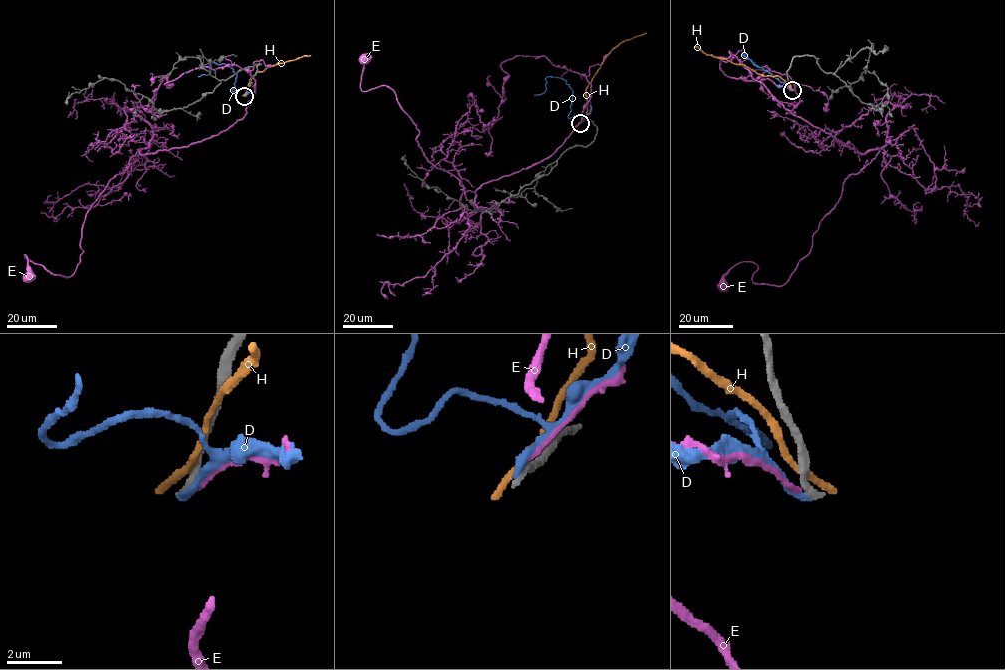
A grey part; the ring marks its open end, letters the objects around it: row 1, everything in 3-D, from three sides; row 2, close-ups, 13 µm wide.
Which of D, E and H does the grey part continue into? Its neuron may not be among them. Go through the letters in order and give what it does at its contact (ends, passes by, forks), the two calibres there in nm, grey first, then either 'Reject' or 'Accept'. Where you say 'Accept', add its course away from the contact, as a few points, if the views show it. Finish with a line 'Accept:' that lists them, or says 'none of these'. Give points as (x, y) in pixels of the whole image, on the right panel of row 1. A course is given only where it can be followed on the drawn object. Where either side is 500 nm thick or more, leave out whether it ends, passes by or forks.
D: It ends there. Thickness 300 nm (grey) against 280 nm. Reject
E: It ends there. Thickness 380 nm (grey) against 180 nm. Reject
H: It passes by. Thickness 280 nm (grey) against 240 nm. Reject
Accept: none of these

